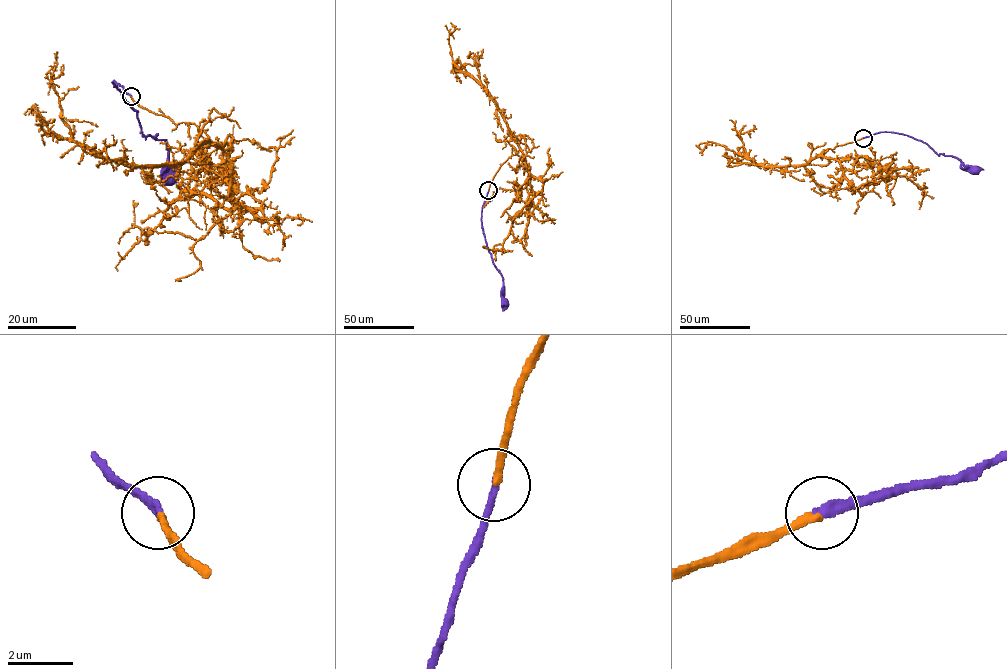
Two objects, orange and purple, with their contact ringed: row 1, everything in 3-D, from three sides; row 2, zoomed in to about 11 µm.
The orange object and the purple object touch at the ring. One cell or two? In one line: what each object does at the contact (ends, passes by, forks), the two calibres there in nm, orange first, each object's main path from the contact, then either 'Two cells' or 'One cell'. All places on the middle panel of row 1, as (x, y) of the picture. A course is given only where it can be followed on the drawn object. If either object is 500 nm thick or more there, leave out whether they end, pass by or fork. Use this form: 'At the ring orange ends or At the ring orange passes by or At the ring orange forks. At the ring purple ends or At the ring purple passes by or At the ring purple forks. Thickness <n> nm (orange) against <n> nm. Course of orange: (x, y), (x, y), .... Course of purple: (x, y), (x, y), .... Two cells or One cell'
At the ring orange ends. At the ring purple ends. Thickness 240 nm (orange) against 240 nm. Course of orange: (488, 190), (500, 167), (520, 149), (529, 172), (543, 183), (513, 221), (503, 247), (493, 251), (483, 246). Course of purple: (488, 190), (482, 210), (482, 228), (493, 262), (503, 278), (505, 303). One cell

